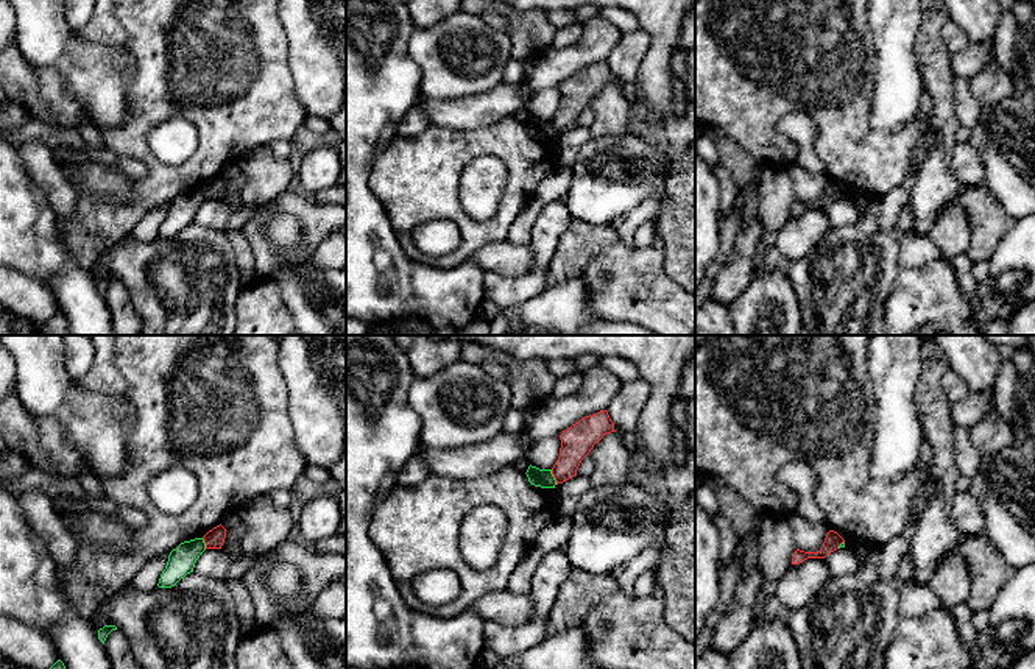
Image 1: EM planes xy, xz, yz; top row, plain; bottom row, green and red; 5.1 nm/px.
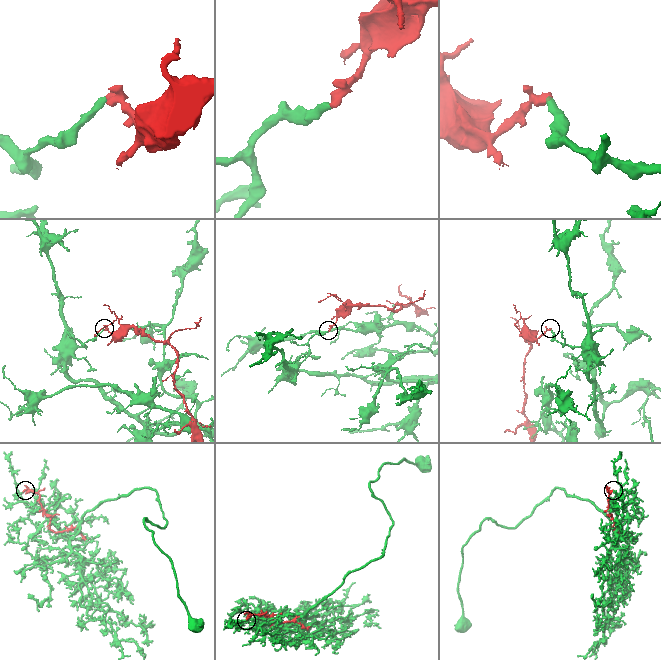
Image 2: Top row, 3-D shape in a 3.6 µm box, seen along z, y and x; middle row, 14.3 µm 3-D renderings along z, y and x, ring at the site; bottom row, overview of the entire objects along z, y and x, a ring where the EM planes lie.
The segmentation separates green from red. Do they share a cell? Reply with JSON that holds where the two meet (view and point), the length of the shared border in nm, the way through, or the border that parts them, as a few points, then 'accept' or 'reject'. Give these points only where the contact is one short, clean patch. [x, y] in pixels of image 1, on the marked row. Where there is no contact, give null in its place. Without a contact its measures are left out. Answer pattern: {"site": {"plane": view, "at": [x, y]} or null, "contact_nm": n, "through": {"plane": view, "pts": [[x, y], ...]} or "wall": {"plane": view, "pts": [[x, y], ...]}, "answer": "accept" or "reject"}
{"site": {"plane": "xz", "at": [554, 477]}, "contact_nm": 90, "wall": {"plane": "xz", "pts": [[551, 470], [557, 484]]}, "answer": "reject"}

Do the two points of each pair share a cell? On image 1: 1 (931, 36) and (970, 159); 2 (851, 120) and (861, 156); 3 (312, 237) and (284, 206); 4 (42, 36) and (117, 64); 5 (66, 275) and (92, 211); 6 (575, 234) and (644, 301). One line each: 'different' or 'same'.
1: different
2: same
3: same
4: same
5: different
6: same

